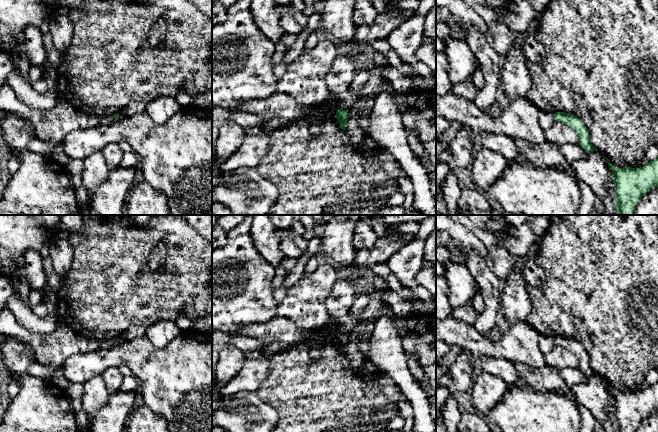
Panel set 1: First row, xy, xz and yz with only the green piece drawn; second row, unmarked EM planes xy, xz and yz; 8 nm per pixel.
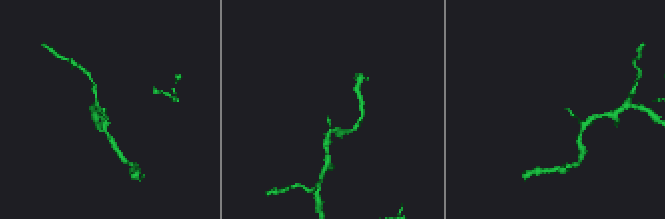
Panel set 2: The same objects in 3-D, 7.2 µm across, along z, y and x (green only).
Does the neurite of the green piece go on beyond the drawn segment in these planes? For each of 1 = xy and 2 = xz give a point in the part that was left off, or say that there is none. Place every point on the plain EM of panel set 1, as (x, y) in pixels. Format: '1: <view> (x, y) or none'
1: none
2: none

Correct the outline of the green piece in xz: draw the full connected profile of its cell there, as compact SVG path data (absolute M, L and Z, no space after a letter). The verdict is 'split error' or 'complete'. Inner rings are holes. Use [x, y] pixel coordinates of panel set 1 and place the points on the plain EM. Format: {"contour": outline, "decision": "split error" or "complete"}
{"contour": "M339 333L336 336L336 342L340 348L340 352L343 354L346 354L347 351L347 345L349 342L349 337L348 334L343 334L343 333Z", "decision": "complete"}

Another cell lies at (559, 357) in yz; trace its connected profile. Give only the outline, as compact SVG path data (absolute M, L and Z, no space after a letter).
M555 345L554 348L544 355L547 365L557 369L579 368L579 360L569 349Z

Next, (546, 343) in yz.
M539 334L538 345L541 352L545 355L554 348L555 346L554 337L544 336L544 335Z

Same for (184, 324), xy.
M179 316L175 323L181 331L188 331L193 329L192 321L186 317Z

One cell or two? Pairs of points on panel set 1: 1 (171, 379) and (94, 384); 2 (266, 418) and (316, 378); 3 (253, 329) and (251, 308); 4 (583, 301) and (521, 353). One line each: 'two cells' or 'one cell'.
1: two cells
2: two cells
3: two cells
4: two cells

